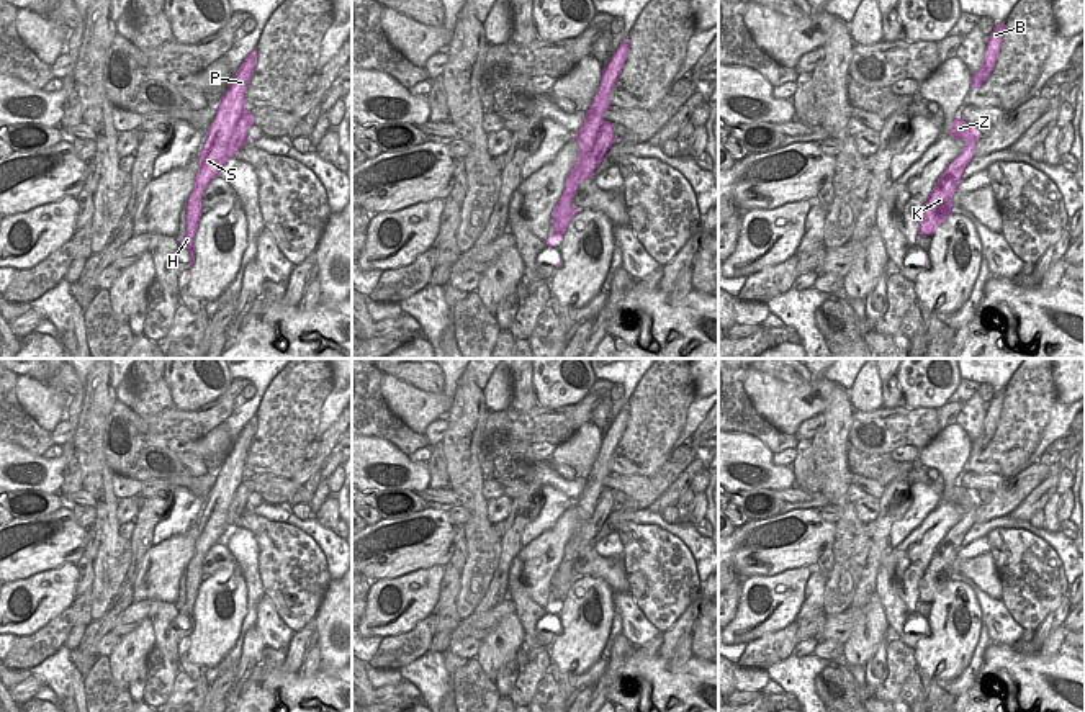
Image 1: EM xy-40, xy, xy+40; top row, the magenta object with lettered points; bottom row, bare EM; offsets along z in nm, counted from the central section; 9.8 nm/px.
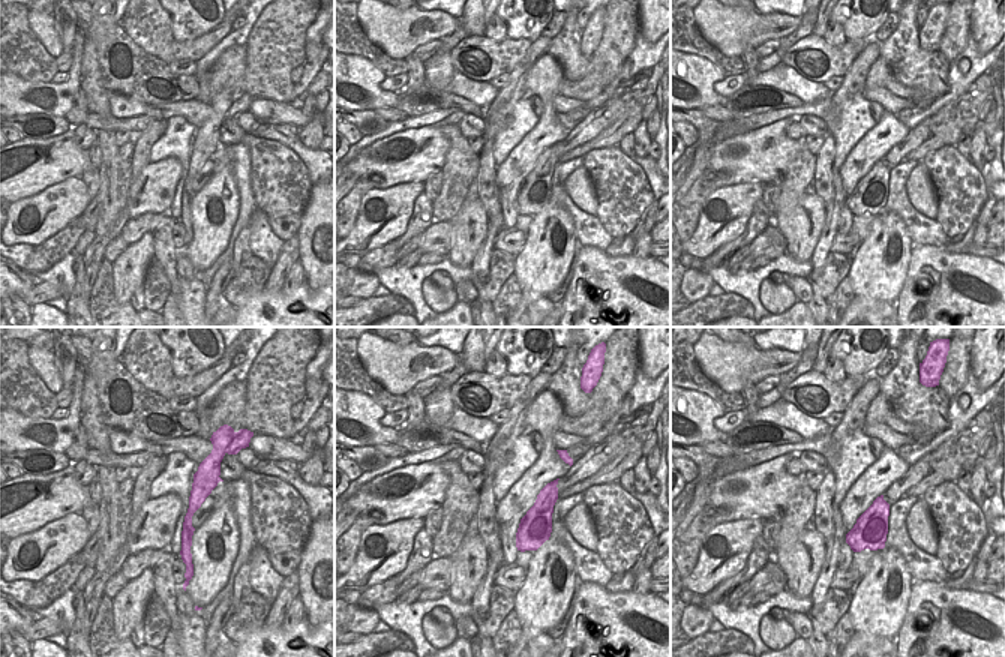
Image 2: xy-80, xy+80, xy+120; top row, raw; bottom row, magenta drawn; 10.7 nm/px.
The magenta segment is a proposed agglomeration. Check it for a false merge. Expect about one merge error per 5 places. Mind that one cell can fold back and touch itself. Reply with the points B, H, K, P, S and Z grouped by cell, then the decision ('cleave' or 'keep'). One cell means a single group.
groups B H P S Z / K; cleave

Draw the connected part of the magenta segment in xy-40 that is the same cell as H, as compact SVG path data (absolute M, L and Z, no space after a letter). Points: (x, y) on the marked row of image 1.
M257 49L250 51L239 70L236 72L229 88L216 106L216 118L213 119L203 149L198 154L198 172L195 187L187 200L185 228L187 232L180 242L190 255L190 268L195 265L195 234L200 223L200 196L205 193L209 182L226 164L226 152L229 139L234 133L237 121L245 111L245 90L257 65Z

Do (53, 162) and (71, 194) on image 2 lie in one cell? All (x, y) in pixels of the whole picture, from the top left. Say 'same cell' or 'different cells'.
different cells

